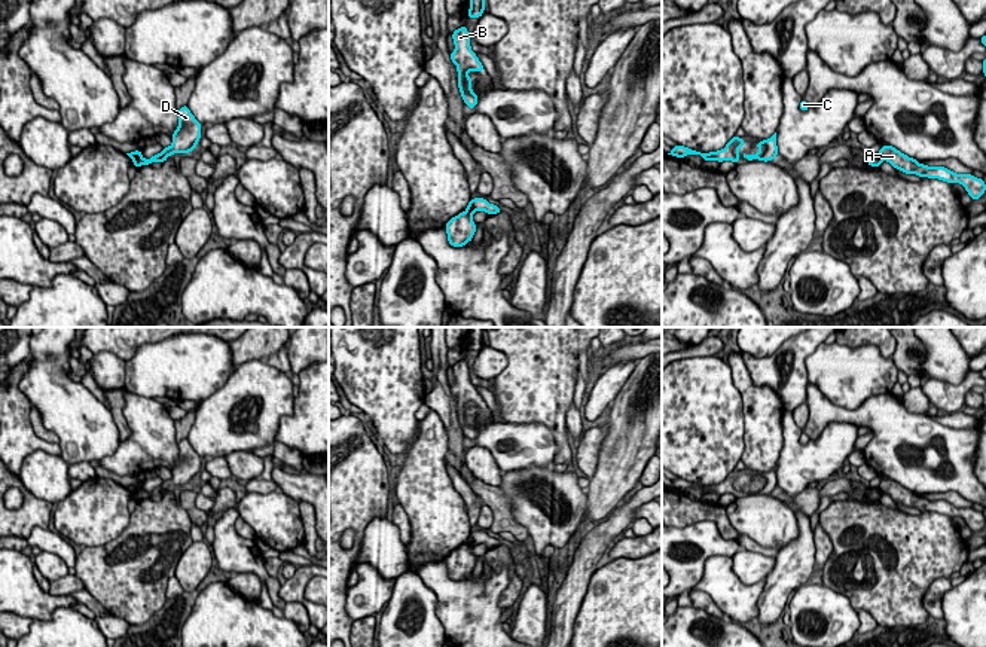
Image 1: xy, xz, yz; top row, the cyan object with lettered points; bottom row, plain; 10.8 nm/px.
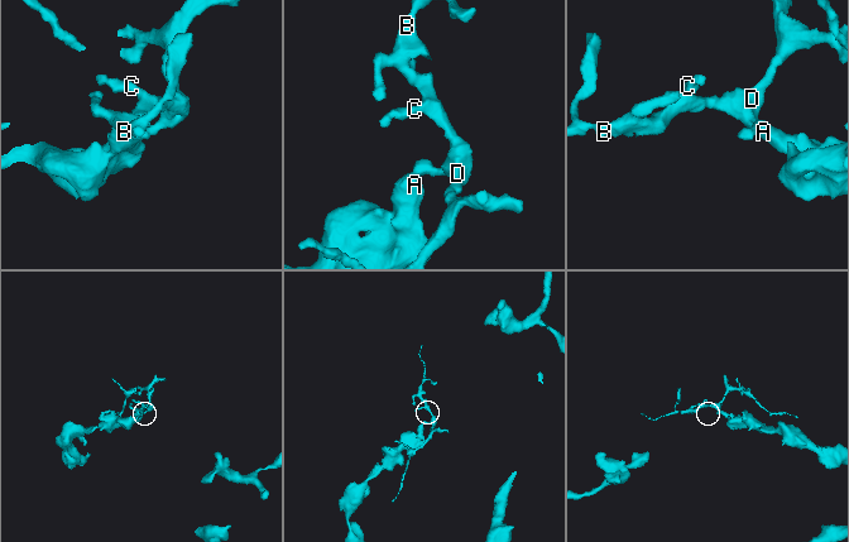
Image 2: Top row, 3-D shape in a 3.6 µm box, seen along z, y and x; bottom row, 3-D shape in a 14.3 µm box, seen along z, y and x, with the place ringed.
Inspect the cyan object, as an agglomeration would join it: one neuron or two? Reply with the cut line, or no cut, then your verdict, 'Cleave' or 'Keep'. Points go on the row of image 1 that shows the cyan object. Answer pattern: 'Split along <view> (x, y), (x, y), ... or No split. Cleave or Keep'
Split along xz (466, 210), (472, 213). Cleave

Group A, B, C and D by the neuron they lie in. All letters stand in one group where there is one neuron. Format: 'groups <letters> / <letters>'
groups A / B C D

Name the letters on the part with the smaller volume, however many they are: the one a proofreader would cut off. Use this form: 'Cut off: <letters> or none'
Cut off: B, C, D

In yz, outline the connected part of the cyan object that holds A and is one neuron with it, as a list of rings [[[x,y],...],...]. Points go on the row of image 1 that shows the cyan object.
[[[882,146],[879,150],[879,156],[882,161],[888,161],[895,170],[900,170],[906,174],[916,174],[921,178],[938,178],[947,183],[959,183],[965,187],[973,201],[983,196],[986,192],[986,184],[983,178],[977,178],[971,174],[956,174],[944,167],[928,167],[919,164],[916,159],[909,158],[892,146]]]

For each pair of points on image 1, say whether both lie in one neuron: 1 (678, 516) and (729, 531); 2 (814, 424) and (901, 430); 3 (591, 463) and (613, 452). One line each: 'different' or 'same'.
1: same
2: same
3: different

